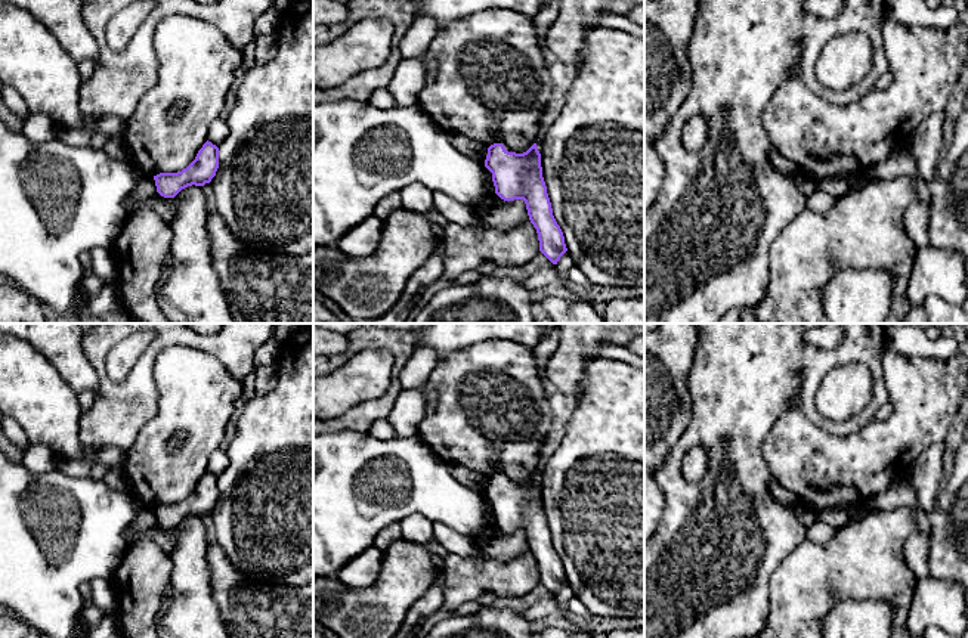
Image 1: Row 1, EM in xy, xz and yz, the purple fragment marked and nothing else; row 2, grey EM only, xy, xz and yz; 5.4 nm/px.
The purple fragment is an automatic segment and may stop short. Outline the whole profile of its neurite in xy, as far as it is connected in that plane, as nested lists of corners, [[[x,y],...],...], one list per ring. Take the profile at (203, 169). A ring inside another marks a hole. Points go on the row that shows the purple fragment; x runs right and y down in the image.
[[[207,140],[186,168],[177,173],[160,173],[154,176],[157,192],[164,198],[174,198],[188,186],[210,183],[217,168],[219,148]]]

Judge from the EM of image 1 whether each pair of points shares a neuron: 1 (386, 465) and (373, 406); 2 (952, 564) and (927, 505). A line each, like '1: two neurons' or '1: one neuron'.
1: two neurons
2: two neurons

